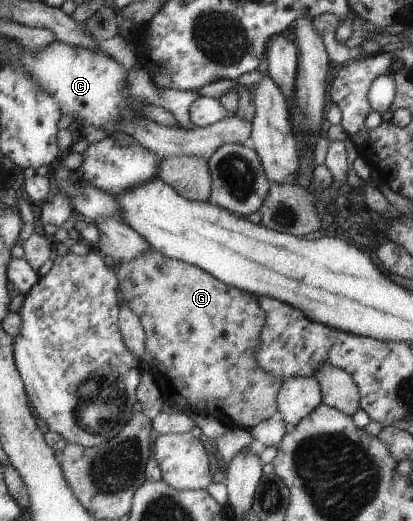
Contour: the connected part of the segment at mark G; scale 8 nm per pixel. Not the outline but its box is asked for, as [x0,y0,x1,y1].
[117,249,283,430]

